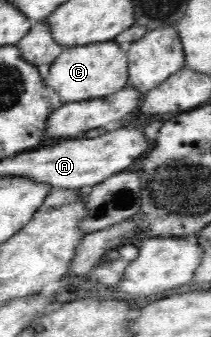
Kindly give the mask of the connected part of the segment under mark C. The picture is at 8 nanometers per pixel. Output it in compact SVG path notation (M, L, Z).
M114 40L87 44L78 47L65 47L50 65L45 80L55 89L64 103L79 102L93 98L105 98L123 90L128 82L128 51L123 50Z

